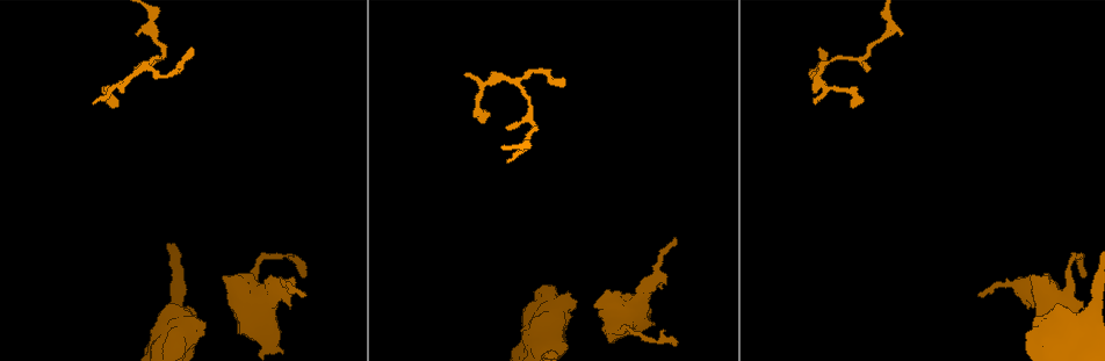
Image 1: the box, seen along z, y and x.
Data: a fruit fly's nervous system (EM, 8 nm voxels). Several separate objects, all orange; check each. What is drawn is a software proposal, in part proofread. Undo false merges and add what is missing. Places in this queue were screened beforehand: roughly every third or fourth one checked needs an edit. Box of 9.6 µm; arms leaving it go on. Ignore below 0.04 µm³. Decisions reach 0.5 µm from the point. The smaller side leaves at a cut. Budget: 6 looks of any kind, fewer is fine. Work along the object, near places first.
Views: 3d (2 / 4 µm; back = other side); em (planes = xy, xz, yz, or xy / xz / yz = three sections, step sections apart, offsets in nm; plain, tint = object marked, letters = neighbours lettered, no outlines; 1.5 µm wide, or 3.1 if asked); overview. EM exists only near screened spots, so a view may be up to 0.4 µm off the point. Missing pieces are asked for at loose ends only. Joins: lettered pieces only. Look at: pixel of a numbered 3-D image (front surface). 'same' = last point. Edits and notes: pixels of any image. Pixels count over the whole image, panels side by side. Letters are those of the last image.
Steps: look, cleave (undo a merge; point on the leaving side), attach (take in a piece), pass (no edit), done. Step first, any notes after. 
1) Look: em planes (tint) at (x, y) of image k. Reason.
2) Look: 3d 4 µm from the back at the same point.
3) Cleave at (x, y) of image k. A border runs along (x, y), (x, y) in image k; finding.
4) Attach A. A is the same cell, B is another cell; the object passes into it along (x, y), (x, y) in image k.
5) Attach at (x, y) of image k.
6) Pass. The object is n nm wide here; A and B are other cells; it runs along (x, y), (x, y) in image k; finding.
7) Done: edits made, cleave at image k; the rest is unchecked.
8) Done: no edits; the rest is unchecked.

Look: 3d 4 µm at (505, 127) of image 1. Thin end.

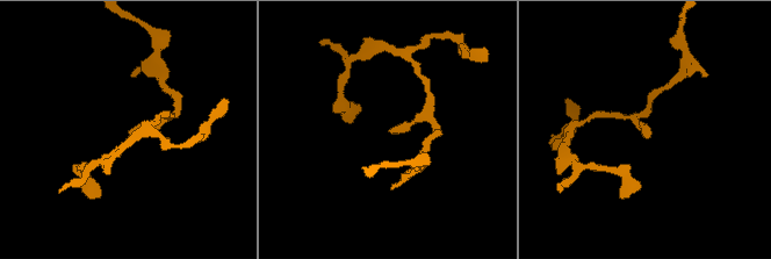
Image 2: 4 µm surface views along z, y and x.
Look: em planes (letters) at (133, 130) of image 2. Now the EM.

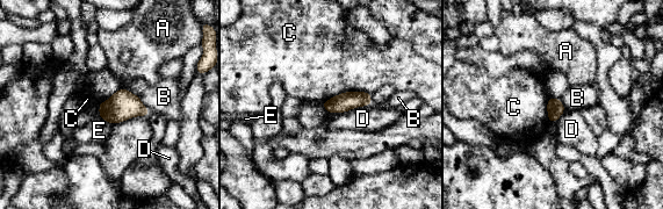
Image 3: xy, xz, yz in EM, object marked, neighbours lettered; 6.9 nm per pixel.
Pass. The object is 120 nm wide here; A, B, C, D and E are other cells; a border runs along (370, 92), (341, 92), (322, 103) in image 3; no lettered piece goes on from it.

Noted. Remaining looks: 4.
Look: 3d 2 µm at (674, 343) of image 1. Free end.

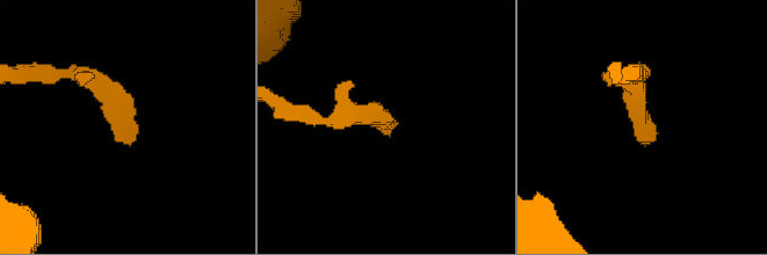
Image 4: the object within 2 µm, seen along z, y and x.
Look: em planes (tint) at (128, 141) of image 4.

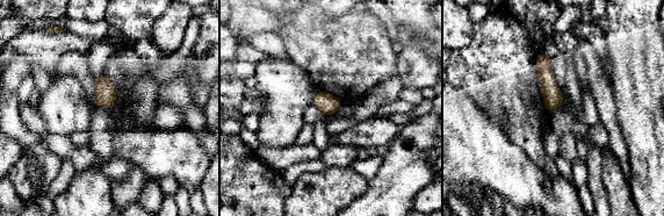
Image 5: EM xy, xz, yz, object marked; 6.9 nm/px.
Look: em planes (letters) at the same point.

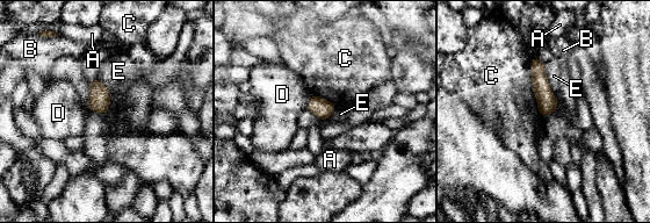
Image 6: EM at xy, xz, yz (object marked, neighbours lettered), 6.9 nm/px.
Pass. A, B, C, D and E are other cells; a border runs along (96, 76), (109, 93), (106, 114) in image 6; no lettered piece goes on from it.

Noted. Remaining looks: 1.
Look: em planes (letters) at (816, 103) of image 1. Tapers out.

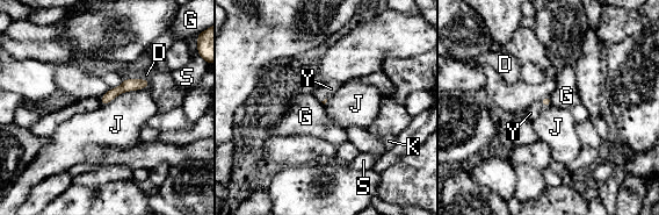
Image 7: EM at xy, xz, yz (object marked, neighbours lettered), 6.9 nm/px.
Attach Y. The longest contact is with J, 380 nm; Y is the same cell, D, G, J, K and S are other cells; the cell continues.

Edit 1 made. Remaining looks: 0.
Done: edits made, attach at image 7; the rest is unchecked.

